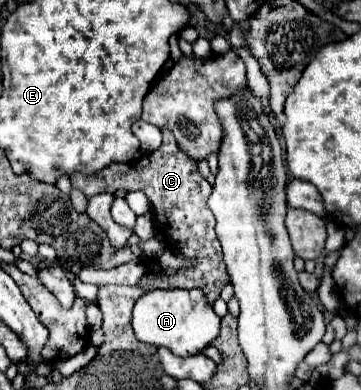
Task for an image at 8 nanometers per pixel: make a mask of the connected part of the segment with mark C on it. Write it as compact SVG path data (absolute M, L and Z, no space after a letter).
M162 127L162 135L164 135L162 147L158 147L152 153L144 153L138 161L112 163L112 165L104 167L102 171L96 171L94 175L74 173L70 177L70 181L72 181L72 187L80 189L86 197L92 197L98 193L114 195L118 189L144 191L148 195L148 199L152 201L152 213L156 219L158 233L170 243L172 249L180 251L188 259L196 259L196 265L184 267L176 275L164 275L164 277L146 275L140 281L140 285L146 291L156 289L156 287L164 287L164 289L200 287L206 293L208 303L214 303L220 297L222 287L228 283L228 275L226 275L226 267L222 261L222 247L214 233L214 215L206 207L206 199L208 199L212 187L198 173L198 165L194 165L194 161L180 151L174 135L166 127Z

